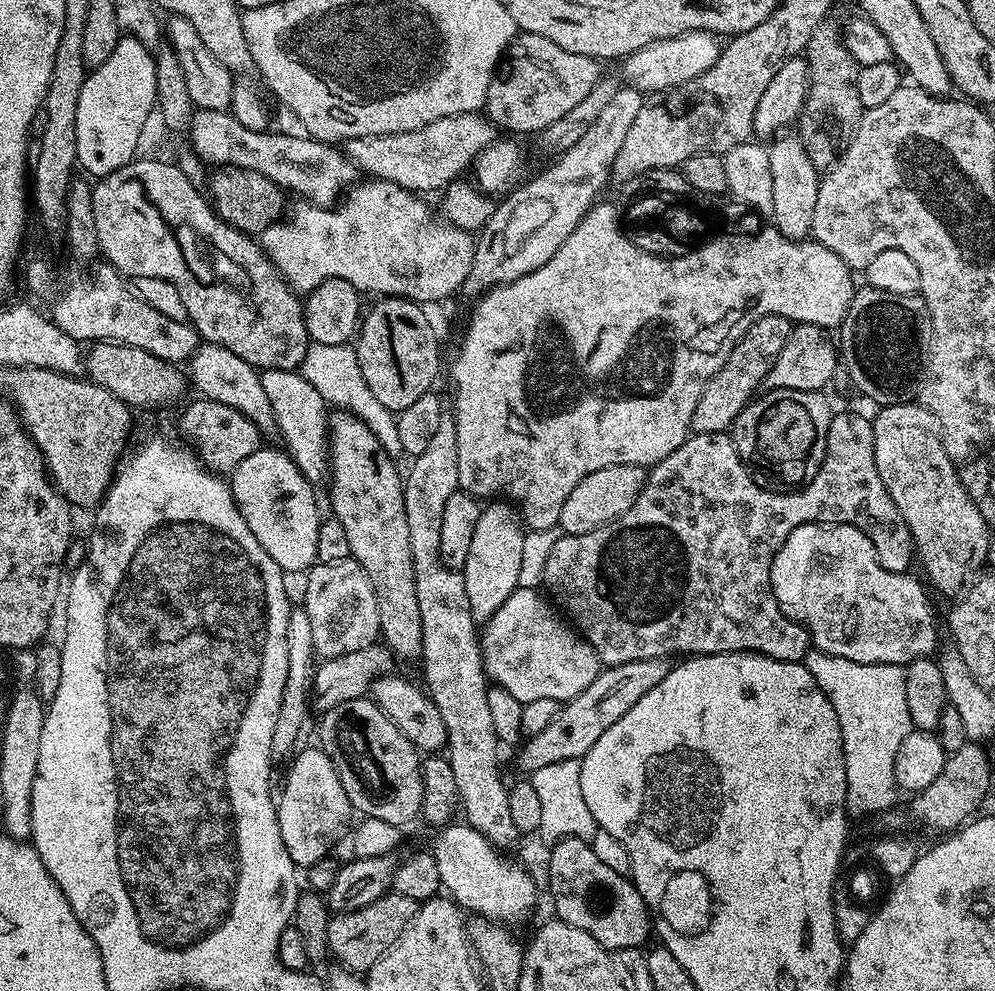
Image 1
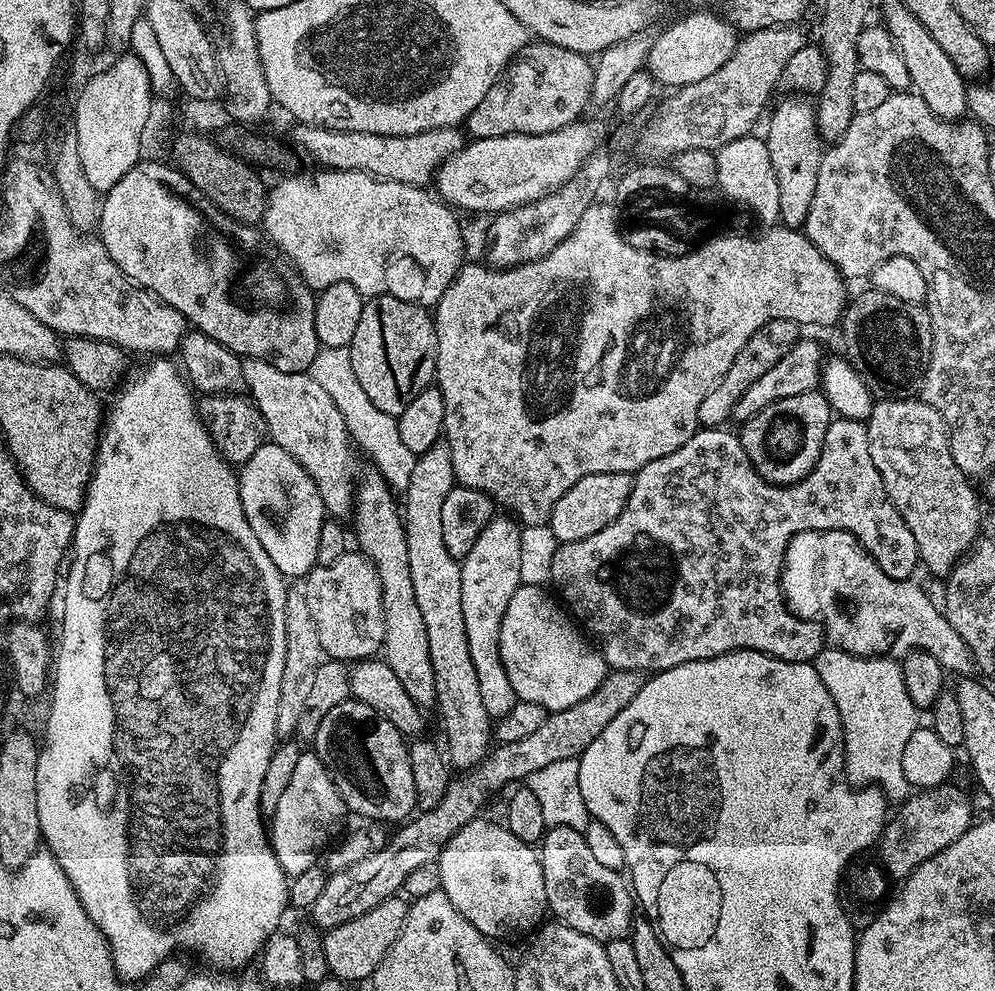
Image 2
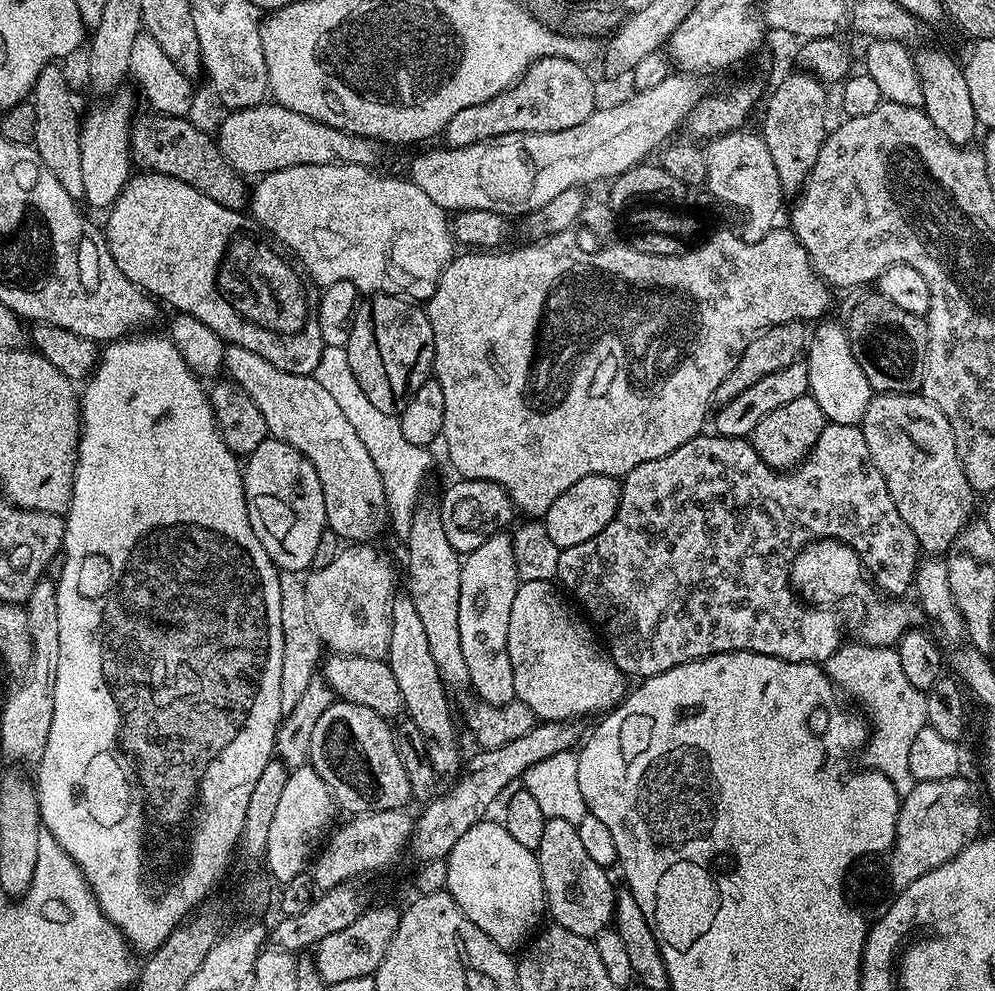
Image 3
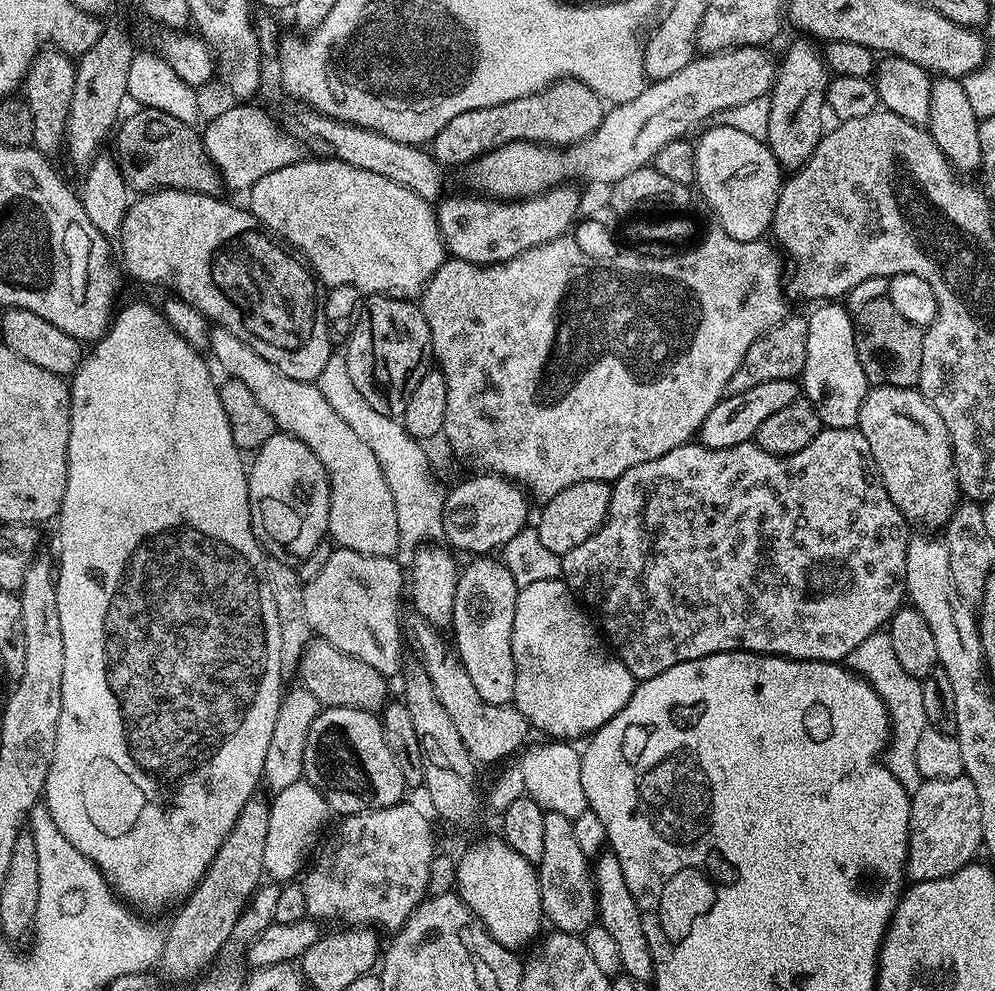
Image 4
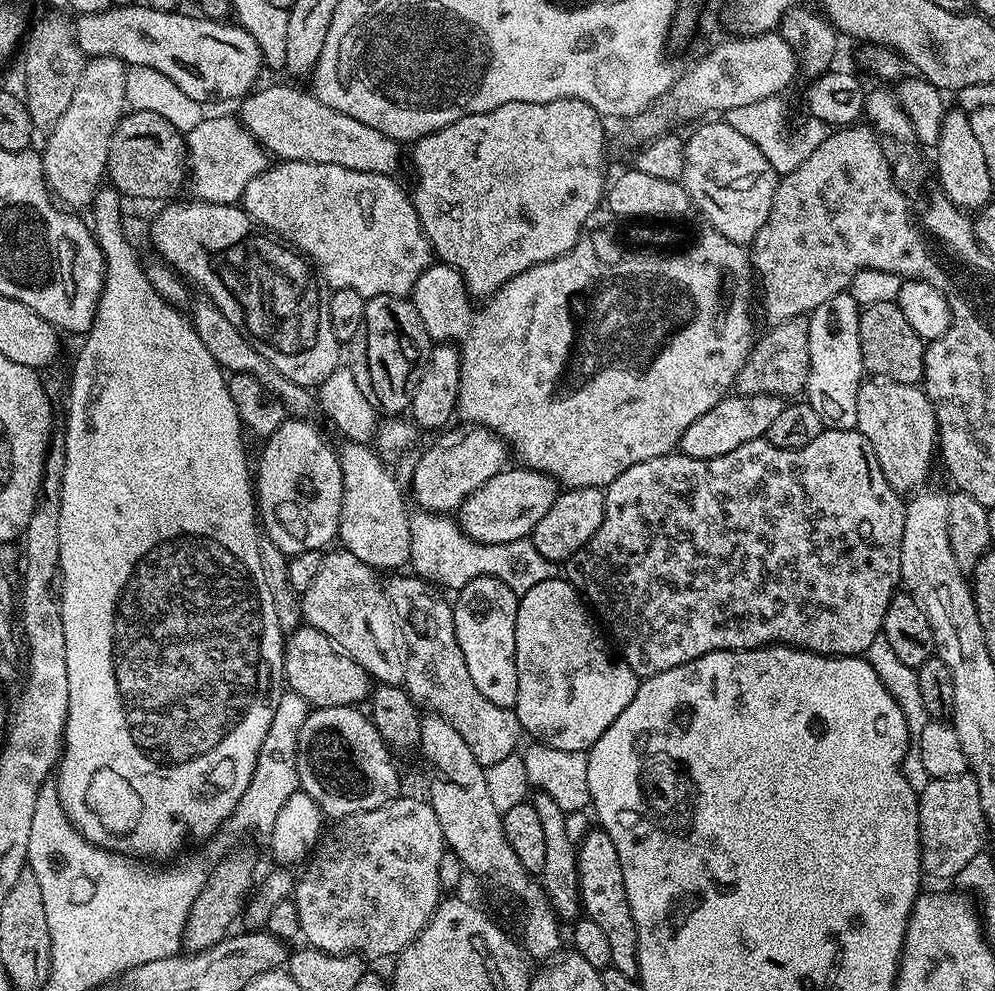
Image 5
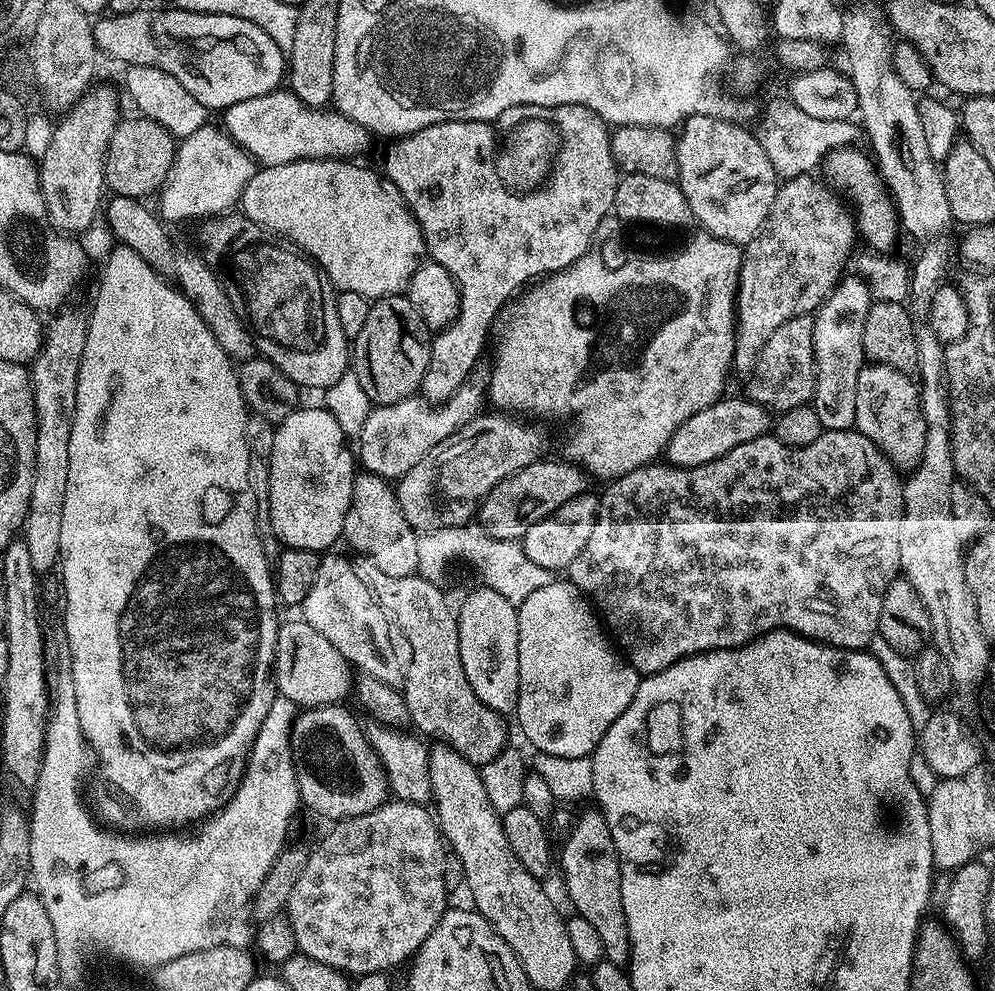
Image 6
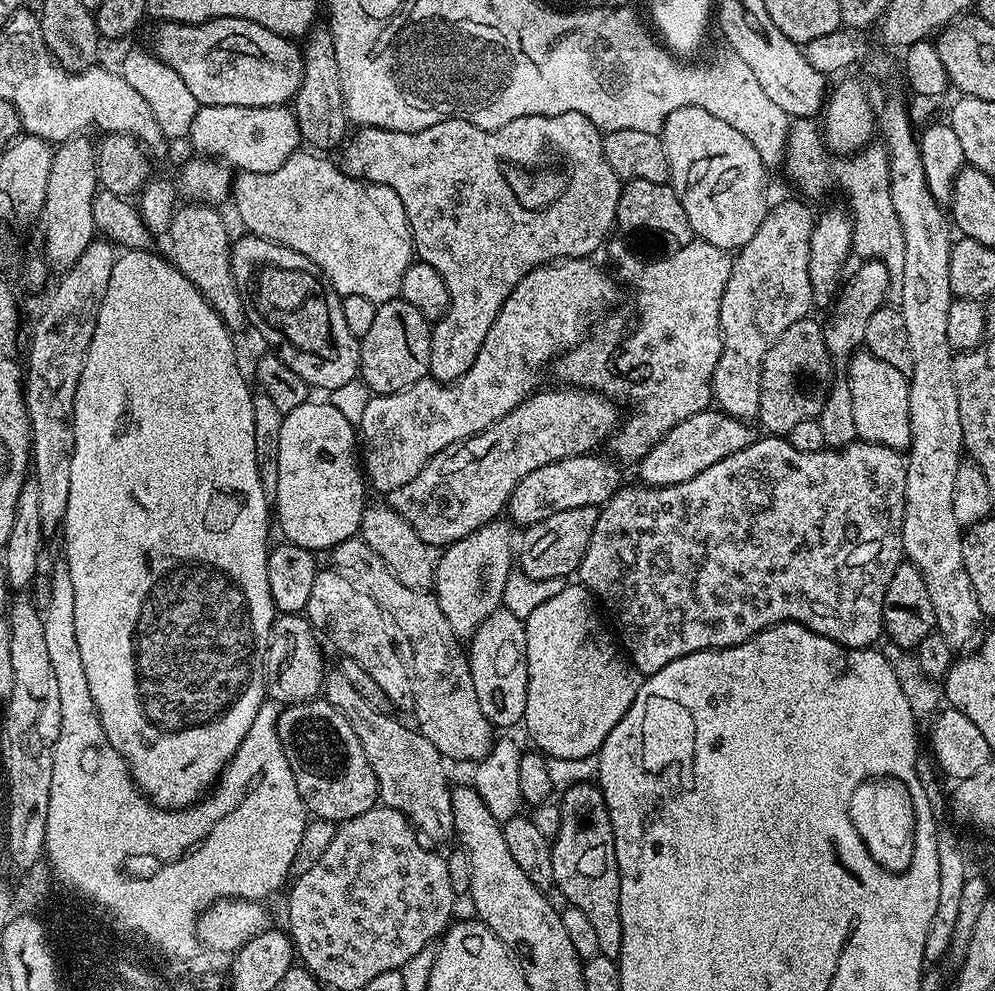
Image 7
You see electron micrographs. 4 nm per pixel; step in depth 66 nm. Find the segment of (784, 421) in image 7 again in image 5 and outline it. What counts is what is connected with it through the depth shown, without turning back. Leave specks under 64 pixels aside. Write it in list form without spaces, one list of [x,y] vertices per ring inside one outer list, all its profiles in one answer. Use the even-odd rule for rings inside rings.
[[[795,316],[773,323],[764,337],[753,343],[742,370],[736,375],[735,391],[741,396],[770,394],[796,398],[808,386],[810,374],[810,326],[808,316]]]

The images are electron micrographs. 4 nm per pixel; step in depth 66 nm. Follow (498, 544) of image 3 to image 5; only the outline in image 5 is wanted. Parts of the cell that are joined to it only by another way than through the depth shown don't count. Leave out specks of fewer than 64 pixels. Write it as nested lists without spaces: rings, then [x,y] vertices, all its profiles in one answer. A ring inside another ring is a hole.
[[[493,576],[474,578],[459,589],[457,600],[452,604],[452,617],[458,634],[460,658],[470,669],[470,682],[478,686],[478,694],[494,706],[515,709],[518,698],[518,666],[516,665],[516,615],[520,596],[506,582]]]

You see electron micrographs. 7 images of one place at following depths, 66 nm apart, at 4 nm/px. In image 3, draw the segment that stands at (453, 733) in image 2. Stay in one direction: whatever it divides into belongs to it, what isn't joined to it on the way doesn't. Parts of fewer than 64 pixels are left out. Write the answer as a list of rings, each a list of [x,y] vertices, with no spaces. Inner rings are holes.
[[[421,503],[417,507],[414,518],[410,522],[410,534],[406,537],[408,544],[408,588],[406,594],[414,602],[418,615],[422,618],[422,627],[426,630],[426,639],[430,646],[430,655],[434,663],[438,665],[438,674],[442,682],[449,689],[469,687],[468,679],[470,670],[466,670],[466,658],[462,654],[462,637],[458,634],[458,594],[462,590],[462,574],[460,566],[462,563],[461,553],[450,546],[446,539],[446,530],[442,530],[442,518],[440,509],[435,503]]]

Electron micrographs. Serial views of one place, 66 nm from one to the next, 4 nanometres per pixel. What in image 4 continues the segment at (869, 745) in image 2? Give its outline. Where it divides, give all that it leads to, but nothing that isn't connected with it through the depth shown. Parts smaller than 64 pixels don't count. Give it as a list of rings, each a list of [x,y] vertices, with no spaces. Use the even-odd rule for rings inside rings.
[[[881,630],[870,634],[866,642],[861,642],[854,651],[848,655],[847,667],[851,668],[856,675],[861,676],[882,698],[886,706],[888,716],[892,719],[892,734],[888,747],[882,753],[882,759],[890,774],[902,782],[902,786],[909,794],[917,792],[922,783],[922,777],[918,770],[918,762],[914,762],[918,751],[918,738],[930,726],[926,718],[926,710],[922,707],[922,686],[898,662],[894,654],[894,646],[890,642],[887,631]]]

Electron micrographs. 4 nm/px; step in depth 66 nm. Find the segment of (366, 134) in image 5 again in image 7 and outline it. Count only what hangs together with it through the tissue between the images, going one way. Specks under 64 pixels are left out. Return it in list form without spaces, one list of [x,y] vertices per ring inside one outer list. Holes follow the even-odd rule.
[[[288,106],[197,107],[187,139],[204,158],[215,158],[241,173],[270,174],[301,147],[296,113]]]

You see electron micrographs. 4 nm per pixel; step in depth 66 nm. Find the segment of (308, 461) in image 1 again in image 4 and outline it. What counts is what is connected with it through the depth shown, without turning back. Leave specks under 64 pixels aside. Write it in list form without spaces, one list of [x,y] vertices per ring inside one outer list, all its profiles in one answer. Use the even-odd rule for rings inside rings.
[[[219,326],[213,327],[208,333],[211,359],[216,359],[215,367],[224,371],[225,377],[233,376],[238,382],[243,382],[254,393],[254,398],[265,407],[266,412],[274,418],[277,429],[281,432],[288,432],[294,438],[306,442],[314,454],[318,454],[318,460],[328,471],[330,482],[330,518],[328,519],[328,536],[333,545],[345,548],[346,550],[358,550],[358,554],[367,556],[390,556],[395,557],[400,547],[400,535],[398,534],[398,513],[394,510],[394,497],[390,494],[390,486],[386,486],[386,474],[382,474],[382,466],[378,466],[378,458],[374,458],[374,450],[346,426],[342,417],[331,408],[330,402],[326,402],[322,390],[311,380],[299,380],[289,378],[282,374],[278,366],[266,362],[258,350],[250,350],[242,338],[230,334],[230,330]]]

